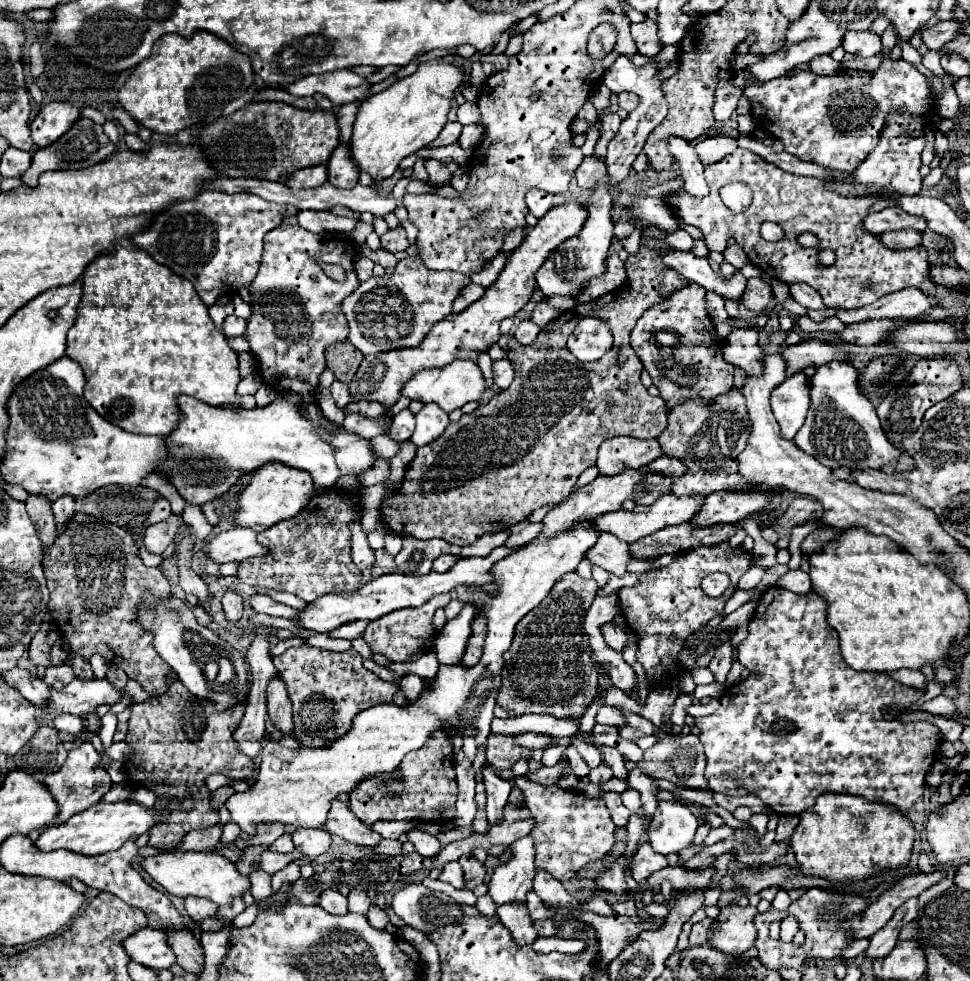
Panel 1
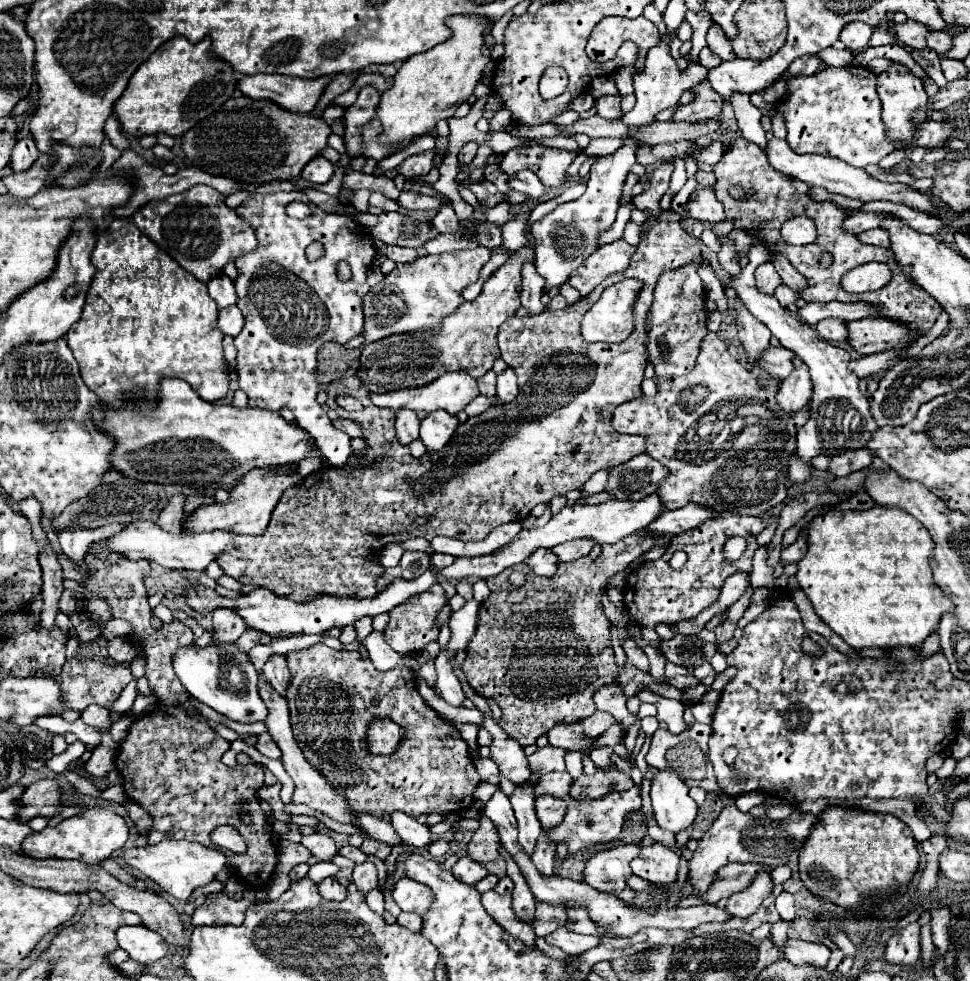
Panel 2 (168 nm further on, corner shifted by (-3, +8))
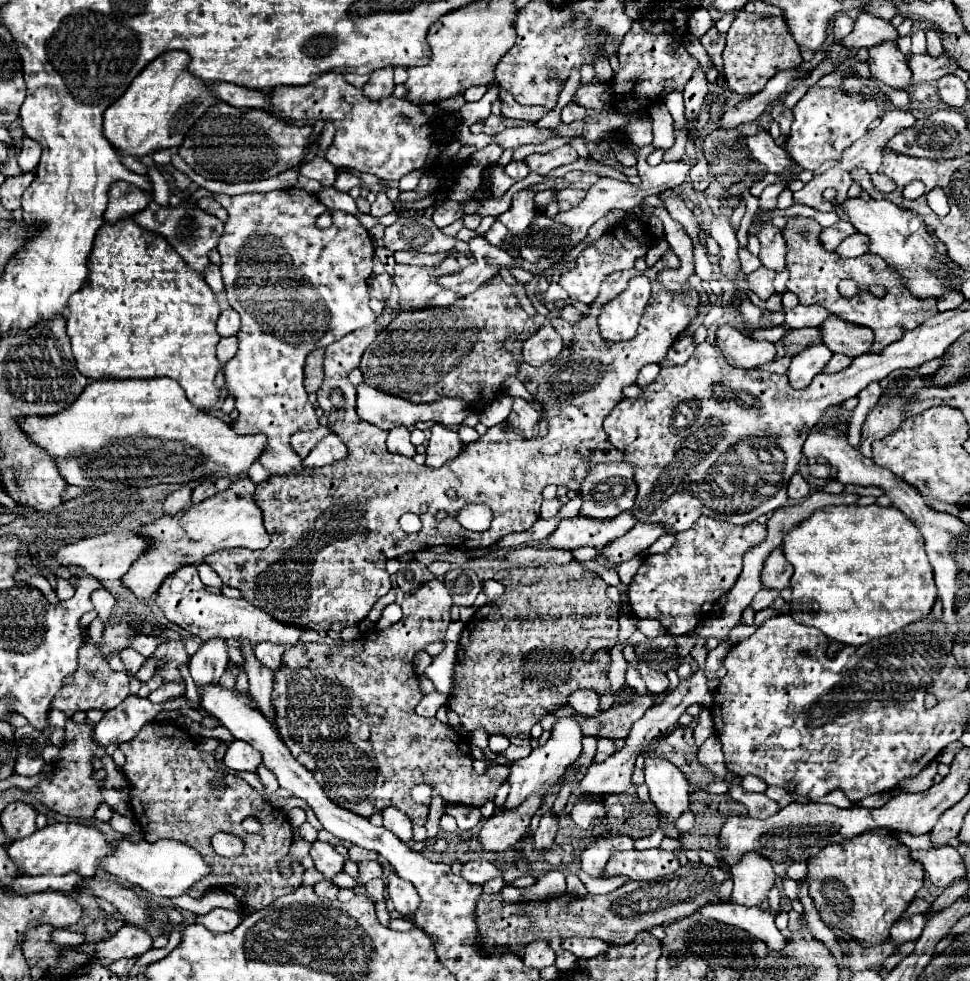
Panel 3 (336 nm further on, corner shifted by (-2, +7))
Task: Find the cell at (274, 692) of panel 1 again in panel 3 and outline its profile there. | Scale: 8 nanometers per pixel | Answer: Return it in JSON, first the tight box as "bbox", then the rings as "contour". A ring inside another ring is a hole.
{"bbox":[254,643,286,673],"contour":[[[256,643],[254,647],[254,655],[258,657],[258,661],[268,667],[272,673],[276,673],[282,667],[282,653],[286,647],[276,645],[276,643]]]}

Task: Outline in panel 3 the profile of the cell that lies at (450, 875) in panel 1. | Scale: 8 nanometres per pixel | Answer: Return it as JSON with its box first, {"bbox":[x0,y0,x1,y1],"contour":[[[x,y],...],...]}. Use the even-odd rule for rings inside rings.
{"bbox":[460,859,500,885],"contour":[[[478,859],[478,861],[464,863],[460,875],[466,877],[466,881],[470,881],[470,883],[482,885],[482,883],[494,879],[494,877],[500,877],[500,871],[498,871],[498,867],[494,863],[484,861],[484,859]]]}

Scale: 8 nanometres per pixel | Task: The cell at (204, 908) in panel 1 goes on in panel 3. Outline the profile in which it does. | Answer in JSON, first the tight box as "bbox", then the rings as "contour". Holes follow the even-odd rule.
{"bbox":[196,907,242,931],"contour":[[[220,907],[212,909],[206,915],[196,917],[196,923],[202,923],[210,931],[232,931],[234,927],[238,927],[240,921],[242,921],[242,915],[238,911],[220,909]]]}

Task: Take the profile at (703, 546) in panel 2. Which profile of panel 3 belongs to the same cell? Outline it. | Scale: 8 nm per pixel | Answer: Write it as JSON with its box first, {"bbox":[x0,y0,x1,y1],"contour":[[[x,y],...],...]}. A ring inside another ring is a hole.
{"bbox":[630,517,766,635],"contour":[[[700,517],[688,531],[676,533],[676,543],[670,553],[664,555],[648,555],[648,559],[640,565],[638,573],[630,581],[630,607],[638,619],[660,619],[670,635],[688,635],[696,629],[700,619],[712,611],[712,605],[720,599],[720,595],[728,593],[736,583],[742,571],[742,557],[752,547],[760,545],[766,539],[766,525],[754,521],[746,525],[730,525],[724,521],[716,521],[712,517]]]}

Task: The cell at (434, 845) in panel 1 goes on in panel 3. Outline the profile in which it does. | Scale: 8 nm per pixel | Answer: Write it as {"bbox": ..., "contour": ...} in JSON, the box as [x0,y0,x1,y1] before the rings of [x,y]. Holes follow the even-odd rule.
{"bbox":[382,807,414,843],"contour":[[[386,807],[382,811],[382,817],[384,817],[384,827],[390,829],[398,839],[402,839],[404,843],[412,841],[412,837],[414,837],[412,821],[408,819],[406,813],[402,813],[400,809],[394,809],[394,807]]]}

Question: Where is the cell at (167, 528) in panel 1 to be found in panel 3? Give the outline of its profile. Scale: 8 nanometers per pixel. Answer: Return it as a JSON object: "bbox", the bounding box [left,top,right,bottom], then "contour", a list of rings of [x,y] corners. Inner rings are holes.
{"bbox":[164,487,192,515],"contour":[[[182,487],[182,489],[174,491],[174,493],[170,493],[166,497],[166,501],[164,501],[164,515],[174,515],[174,513],[190,507],[192,505],[190,495],[192,495],[190,487]]]}

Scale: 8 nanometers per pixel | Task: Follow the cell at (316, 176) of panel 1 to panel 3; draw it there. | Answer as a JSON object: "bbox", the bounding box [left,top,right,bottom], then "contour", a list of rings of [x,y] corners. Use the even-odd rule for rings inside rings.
{"bbox":[300,157,336,187],"contour":[[[314,157],[312,161],[304,163],[300,167],[300,173],[304,177],[310,177],[310,179],[316,179],[322,187],[332,187],[334,181],[336,181],[336,167],[330,165],[324,157]]]}

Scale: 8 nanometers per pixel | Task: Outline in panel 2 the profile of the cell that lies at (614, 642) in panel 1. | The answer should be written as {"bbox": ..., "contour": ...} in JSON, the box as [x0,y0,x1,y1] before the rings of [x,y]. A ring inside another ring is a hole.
{"bbox":[623,638,649,672],"contour":[[[627,638],[627,640],[625,640],[623,650],[625,650],[625,654],[627,654],[627,660],[629,660],[629,662],[633,662],[639,670],[649,672],[649,660],[647,660],[645,652],[643,652],[641,648],[637,648],[637,646],[635,646],[635,642],[633,642],[631,638]]]}

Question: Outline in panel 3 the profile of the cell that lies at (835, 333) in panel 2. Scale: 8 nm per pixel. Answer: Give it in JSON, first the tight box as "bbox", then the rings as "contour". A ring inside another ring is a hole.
{"bbox":[784,327,822,355],"contour":[[[806,327],[806,329],[794,329],[794,331],[786,331],[784,335],[784,345],[786,345],[786,355],[796,355],[796,347],[798,351],[806,349],[808,345],[814,343],[822,343],[822,335],[820,335],[820,327]]]}

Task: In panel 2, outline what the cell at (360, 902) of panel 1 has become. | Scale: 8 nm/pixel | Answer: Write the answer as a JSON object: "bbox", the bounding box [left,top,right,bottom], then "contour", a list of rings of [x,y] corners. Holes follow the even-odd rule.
{"bbox":[353,860,377,894],"contour":[[[365,860],[363,864],[355,866],[355,870],[353,870],[353,882],[355,882],[355,886],[363,894],[367,894],[369,890],[373,890],[377,886],[377,868],[375,868],[375,864],[369,862],[369,860]]]}

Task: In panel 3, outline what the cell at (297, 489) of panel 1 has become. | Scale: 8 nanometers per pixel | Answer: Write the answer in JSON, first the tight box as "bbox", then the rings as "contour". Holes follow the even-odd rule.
{"bbox":[122,477,270,599],"contour":[[[248,477],[236,479],[226,491],[216,493],[214,497],[204,499],[198,505],[192,505],[176,515],[160,517],[150,525],[138,529],[140,535],[148,537],[152,547],[132,563],[130,571],[122,577],[124,585],[134,591],[136,597],[148,599],[158,585],[174,571],[178,571],[186,563],[202,563],[208,553],[226,547],[248,547],[248,549],[264,549],[270,543],[270,537],[262,523],[262,509],[254,501],[256,483]]]}

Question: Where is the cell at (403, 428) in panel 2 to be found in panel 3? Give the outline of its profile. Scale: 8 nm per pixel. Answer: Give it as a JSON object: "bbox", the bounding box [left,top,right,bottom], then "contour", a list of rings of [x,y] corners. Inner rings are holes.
{"bbox":[386,427,416,457],"contour":[[[408,427],[392,429],[388,433],[388,441],[386,443],[388,443],[388,451],[392,451],[392,453],[400,453],[400,455],[406,455],[406,457],[414,457],[416,455],[416,447],[410,441],[410,429]]]}

